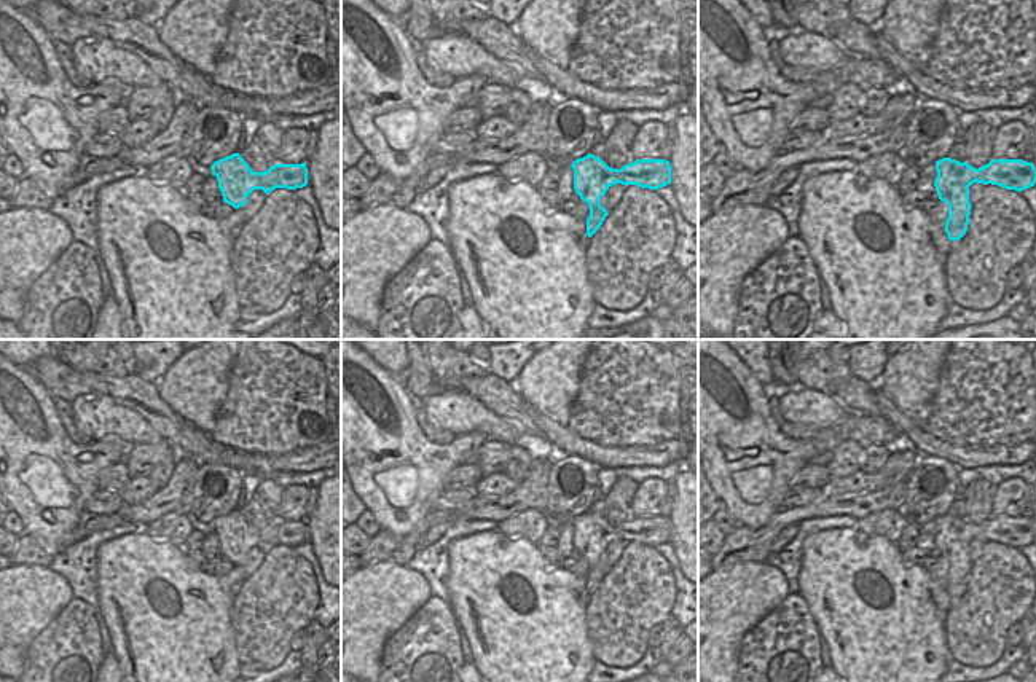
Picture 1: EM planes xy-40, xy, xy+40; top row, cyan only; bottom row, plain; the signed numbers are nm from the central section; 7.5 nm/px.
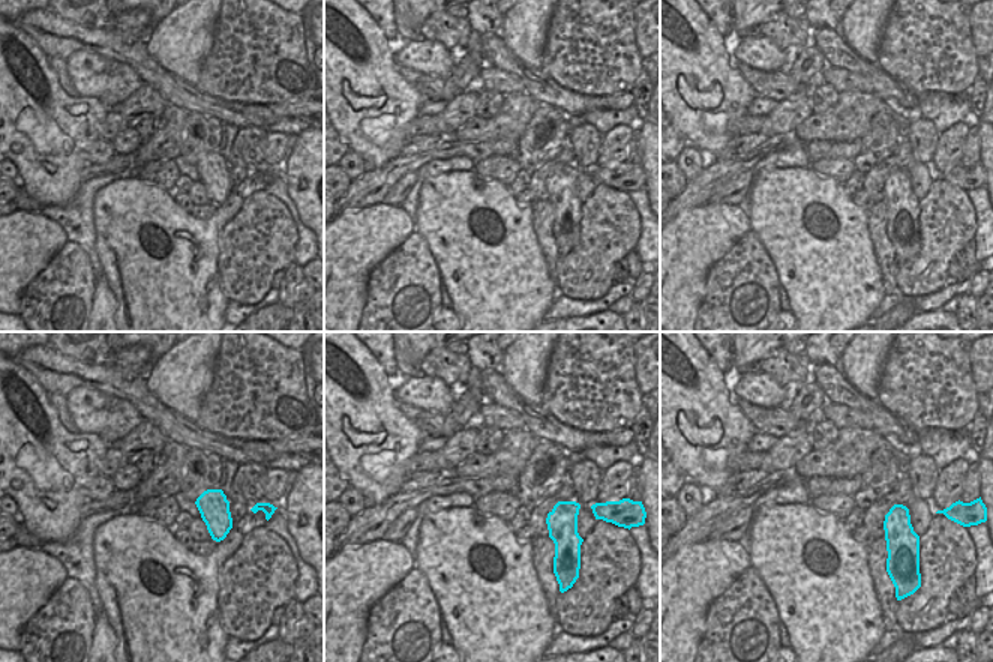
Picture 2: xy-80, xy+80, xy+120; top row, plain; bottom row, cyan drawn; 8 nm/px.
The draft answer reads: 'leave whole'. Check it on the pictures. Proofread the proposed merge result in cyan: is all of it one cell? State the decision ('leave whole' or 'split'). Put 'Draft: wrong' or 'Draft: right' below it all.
leave whole
Draft: right

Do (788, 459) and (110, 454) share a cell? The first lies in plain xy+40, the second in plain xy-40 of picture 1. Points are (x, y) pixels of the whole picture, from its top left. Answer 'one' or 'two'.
one

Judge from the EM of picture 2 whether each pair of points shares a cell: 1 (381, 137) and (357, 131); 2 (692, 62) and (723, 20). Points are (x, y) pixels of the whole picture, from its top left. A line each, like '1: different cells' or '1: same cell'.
1: same cell
2: different cells

